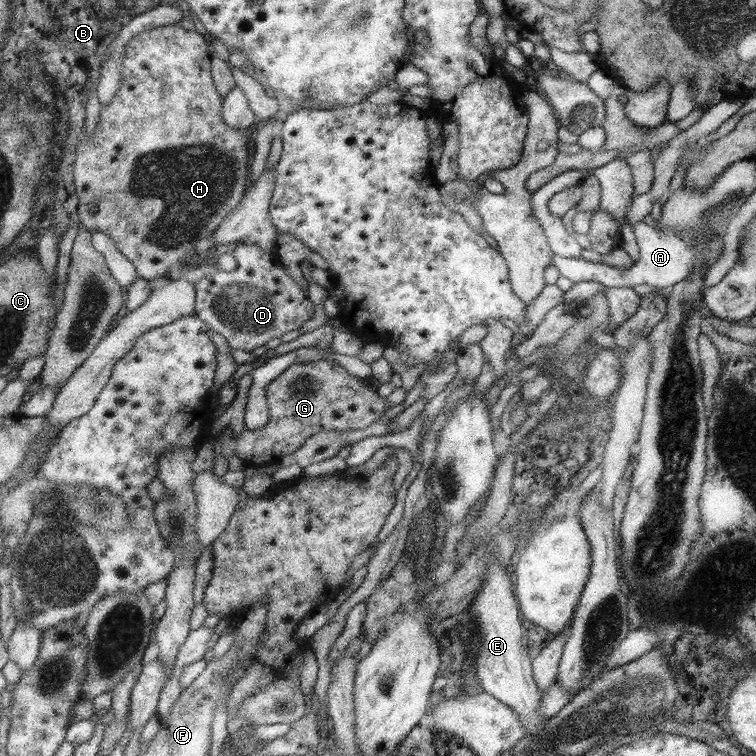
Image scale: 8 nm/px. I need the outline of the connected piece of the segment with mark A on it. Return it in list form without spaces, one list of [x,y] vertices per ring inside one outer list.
[[[642,219],[632,223],[631,229],[639,247],[639,257],[633,261],[628,269],[617,269],[617,267],[604,263],[595,263],[583,260],[582,258],[565,258],[551,253],[551,266],[559,270],[560,276],[568,278],[572,283],[577,284],[581,281],[588,281],[592,284],[599,284],[602,288],[614,287],[633,287],[645,284],[647,286],[666,288],[671,287],[689,276],[691,269],[699,263],[712,265],[719,258],[722,241],[719,236],[710,240],[703,247],[690,248],[681,238],[673,232],[659,230],[654,224],[648,226]]]

